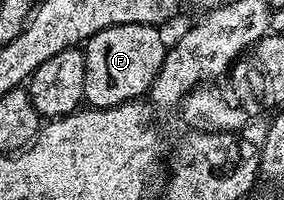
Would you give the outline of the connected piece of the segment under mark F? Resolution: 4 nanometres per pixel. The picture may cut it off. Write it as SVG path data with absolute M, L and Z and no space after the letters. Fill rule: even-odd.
M128 23L104 27L84 44L85 97L90 108L114 107L140 100L155 81L165 60L167 42L151 23Z

